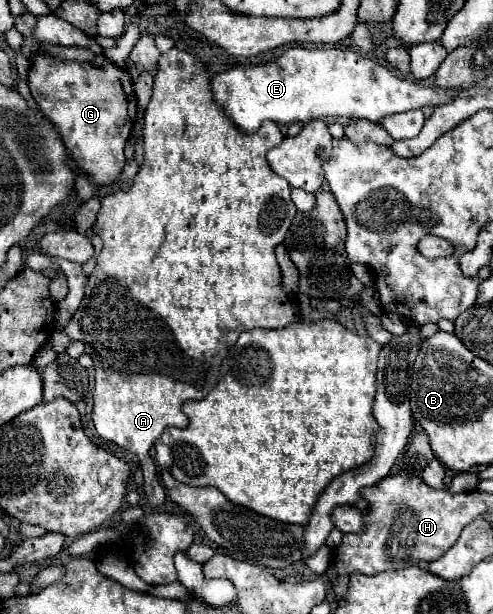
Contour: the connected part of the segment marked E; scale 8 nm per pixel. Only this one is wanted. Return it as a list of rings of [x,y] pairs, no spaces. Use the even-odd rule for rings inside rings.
[[[292,47],[282,57],[266,65],[244,65],[234,67],[226,73],[218,73],[212,79],[212,91],[216,103],[226,111],[226,115],[240,125],[242,131],[254,133],[264,121],[276,121],[278,125],[290,123],[308,123],[312,119],[326,117],[350,117],[350,119],[368,119],[380,123],[382,117],[392,113],[404,113],[410,109],[422,107],[440,107],[452,103],[466,89],[436,89],[436,85],[422,85],[414,79],[402,79],[392,69],[372,61],[352,49],[302,49]]]

